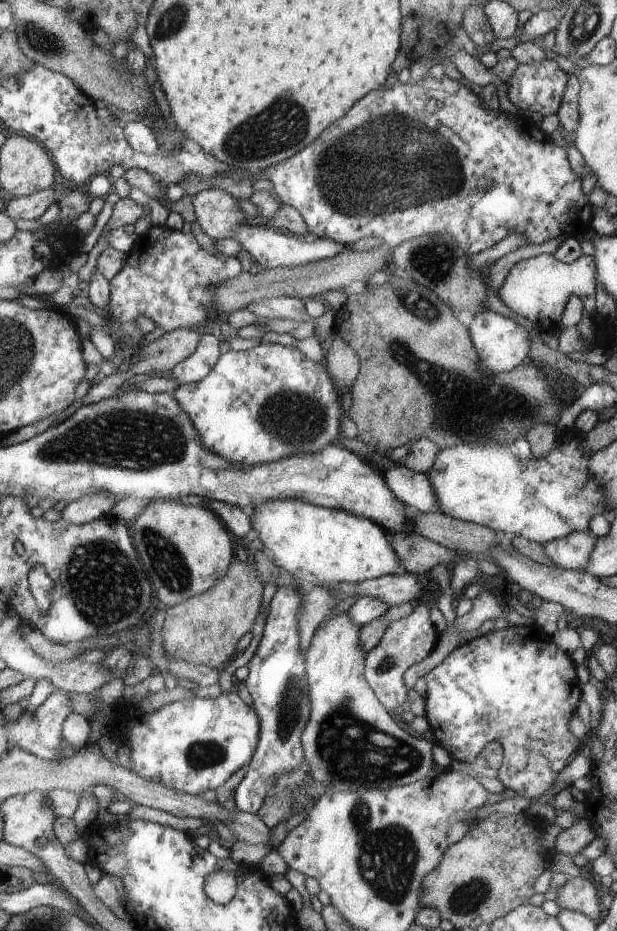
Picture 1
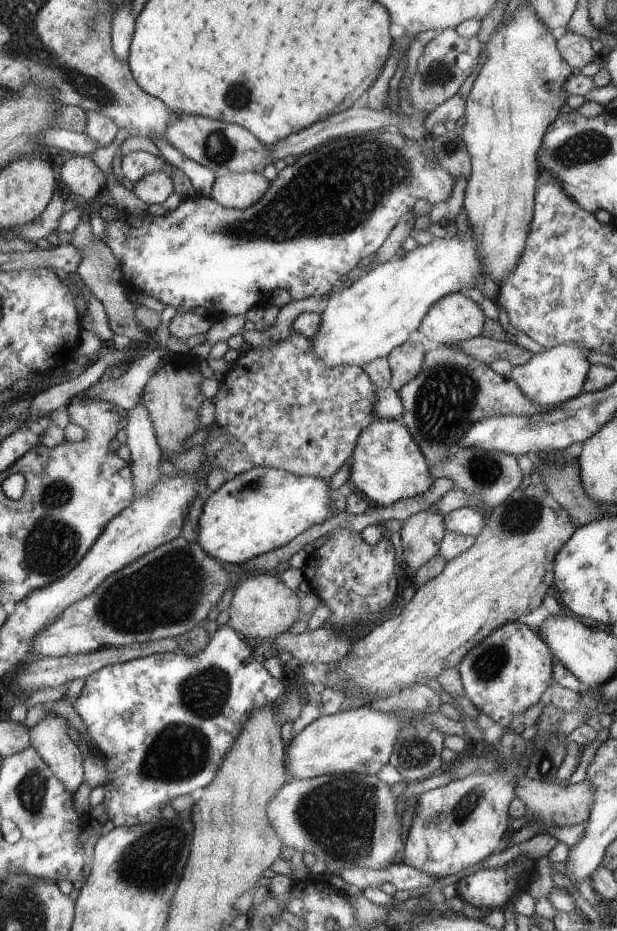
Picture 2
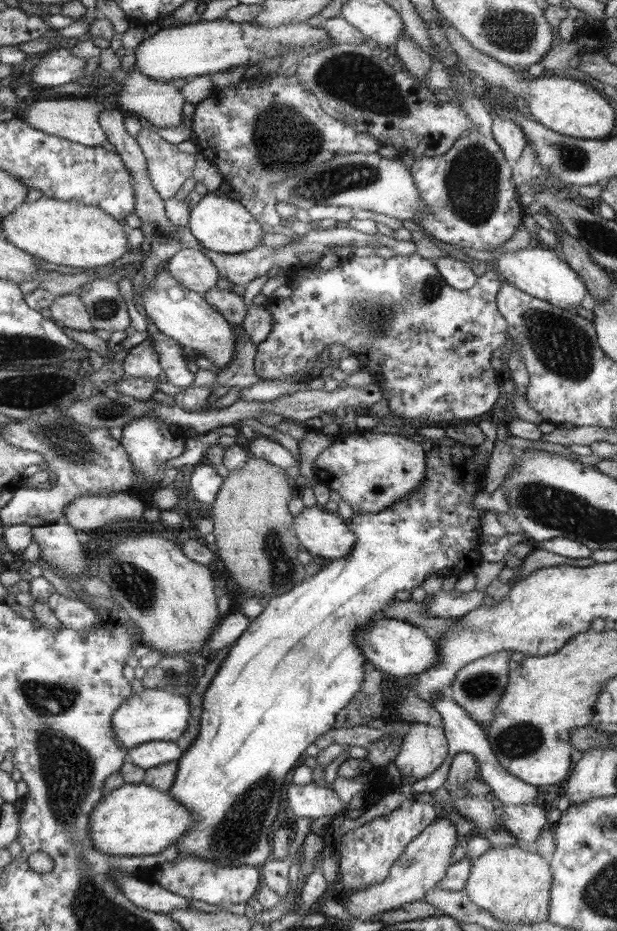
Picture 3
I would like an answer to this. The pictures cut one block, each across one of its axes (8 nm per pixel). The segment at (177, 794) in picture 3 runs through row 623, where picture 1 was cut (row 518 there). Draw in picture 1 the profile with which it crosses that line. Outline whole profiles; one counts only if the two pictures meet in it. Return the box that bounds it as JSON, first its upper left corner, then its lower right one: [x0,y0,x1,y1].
[247,498,402,587]

